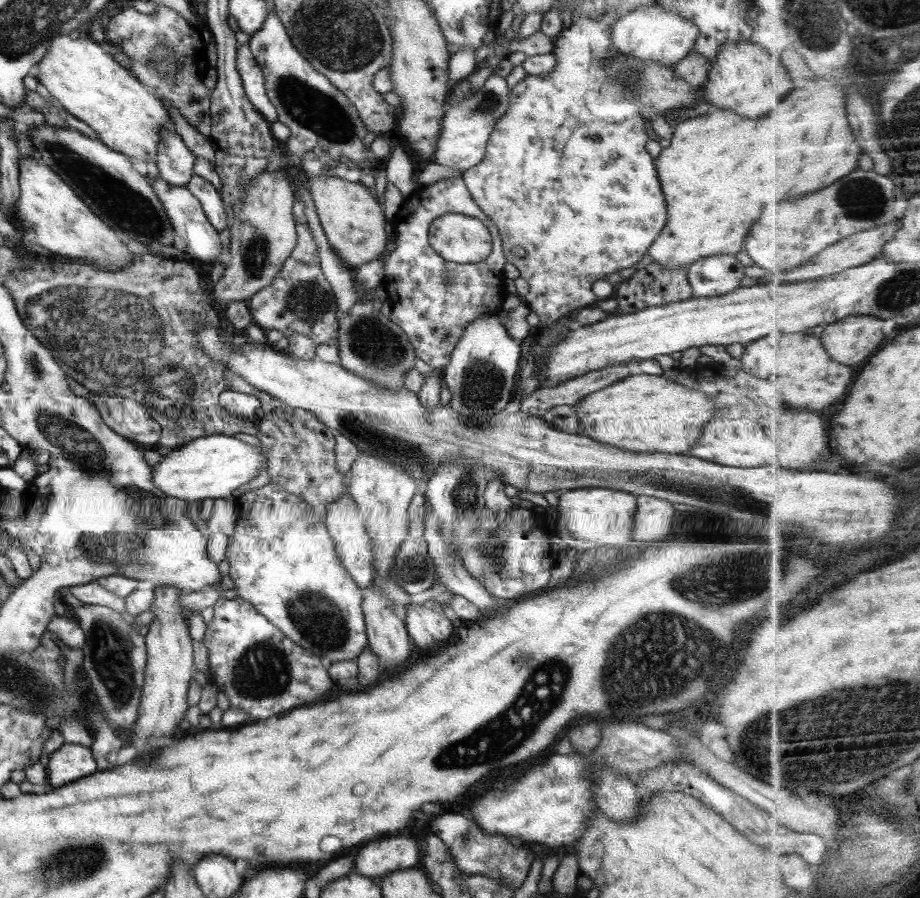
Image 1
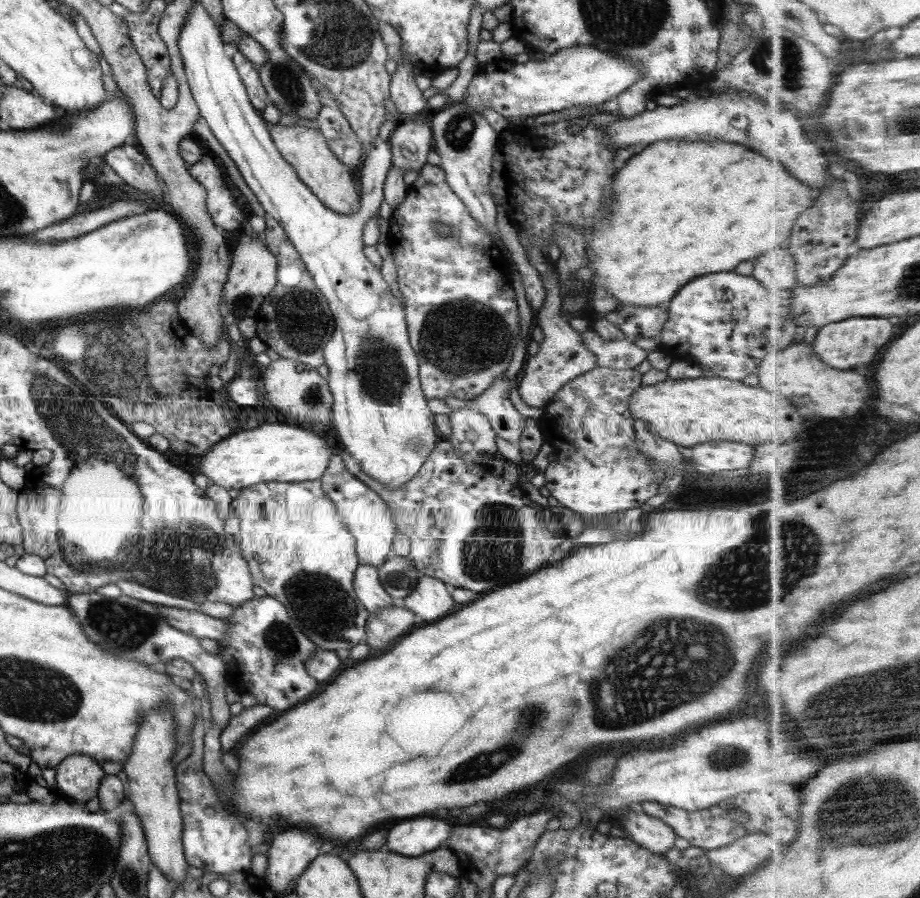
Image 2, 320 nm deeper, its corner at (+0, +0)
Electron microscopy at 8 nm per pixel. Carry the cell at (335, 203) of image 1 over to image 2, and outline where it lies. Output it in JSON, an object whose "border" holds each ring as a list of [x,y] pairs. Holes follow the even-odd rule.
{"border":[[[308,124],[282,126],[269,125],[272,140],[280,154],[296,169],[298,178],[312,190],[324,206],[340,214],[354,214],[361,205],[361,195],[352,181],[352,170],[330,150],[326,137]]]}

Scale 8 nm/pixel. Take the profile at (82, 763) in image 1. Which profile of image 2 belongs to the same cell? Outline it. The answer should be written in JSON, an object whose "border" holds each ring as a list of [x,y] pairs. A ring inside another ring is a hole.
{"border":[[[70,756],[66,758],[57,769],[55,769],[56,791],[60,792],[65,798],[77,802],[78,804],[88,803],[94,796],[97,796],[102,779],[105,777],[103,768],[93,758],[88,756]]]}

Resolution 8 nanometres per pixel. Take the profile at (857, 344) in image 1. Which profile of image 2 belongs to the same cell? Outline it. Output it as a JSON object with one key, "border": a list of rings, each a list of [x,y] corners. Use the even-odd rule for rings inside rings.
{"border":[[[854,317],[842,322],[834,322],[834,326],[824,326],[812,346],[816,346],[818,356],[830,366],[838,366],[844,370],[856,368],[860,364],[874,364],[878,352],[886,348],[896,336],[896,326],[888,318]]]}

